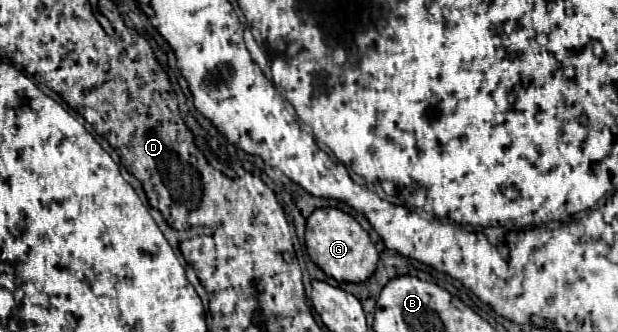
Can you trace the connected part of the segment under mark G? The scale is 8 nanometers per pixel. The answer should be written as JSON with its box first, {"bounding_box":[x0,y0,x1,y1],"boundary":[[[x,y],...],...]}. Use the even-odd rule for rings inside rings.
{"bounding_box":[306,208,378,282],"boundary":[[[316,208],[306,220],[306,250],[310,260],[338,282],[364,282],[368,280],[378,264],[378,252],[368,232],[340,208]]]}

